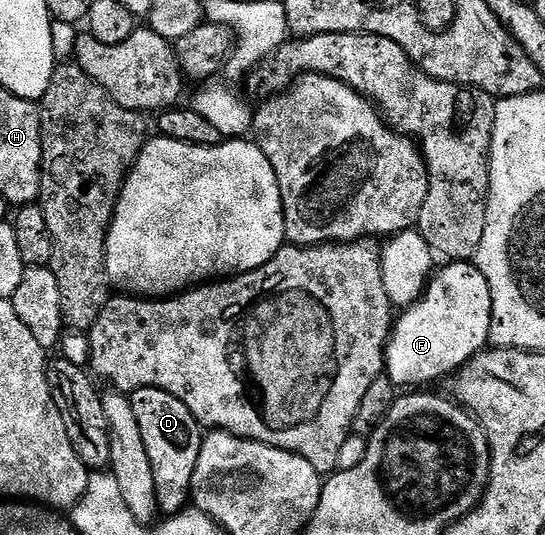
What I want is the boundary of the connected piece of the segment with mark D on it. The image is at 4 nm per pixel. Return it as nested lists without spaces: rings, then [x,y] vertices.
[[[141,387],[129,392],[129,397],[132,410],[136,413],[136,421],[140,421],[144,441],[150,447],[152,477],[156,477],[159,512],[163,516],[173,517],[179,511],[185,511],[191,502],[192,473],[196,473],[196,461],[200,458],[203,428],[196,421],[196,417],[192,417],[192,409],[188,409],[188,405],[180,401],[180,397],[164,393],[164,389]]]

